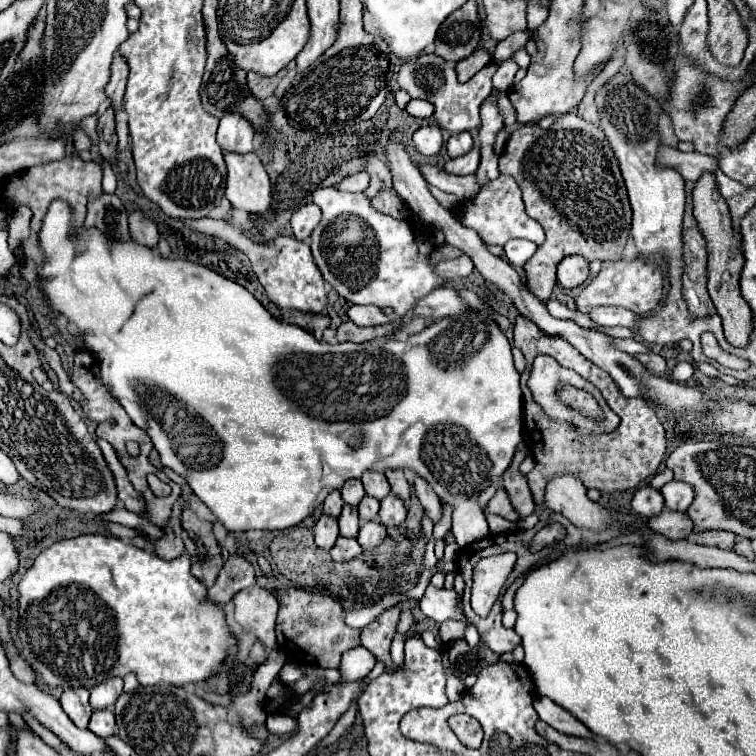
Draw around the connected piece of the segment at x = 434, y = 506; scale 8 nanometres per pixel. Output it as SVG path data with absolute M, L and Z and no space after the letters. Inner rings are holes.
M416 476L416 480L414 480L414 490L416 490L416 496L418 496L420 504L424 506L424 510L426 510L428 516L432 518L432 522L436 522L436 520L440 518L440 498L438 498L436 492L432 490L432 486L430 486L424 478Z

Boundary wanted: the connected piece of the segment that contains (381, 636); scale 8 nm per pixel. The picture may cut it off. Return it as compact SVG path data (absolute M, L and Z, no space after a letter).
M388 608L376 622L362 628L362 646L370 650L376 656L376 660L380 660L386 666L388 674L400 670L394 668L390 658L390 642L398 624L398 616L400 616L400 608Z

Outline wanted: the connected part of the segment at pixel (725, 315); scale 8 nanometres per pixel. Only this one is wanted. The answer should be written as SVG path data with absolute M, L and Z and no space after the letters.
M714 174L702 176L702 180L696 182L694 188L694 216L698 220L698 226L706 238L710 260L708 260L708 294L722 318L724 336L726 340L736 346L744 348L750 342L752 334L752 310L746 304L746 300L740 294L740 266L742 266L742 252L740 252L740 236L730 228L730 212L726 208L726 200L716 190Z

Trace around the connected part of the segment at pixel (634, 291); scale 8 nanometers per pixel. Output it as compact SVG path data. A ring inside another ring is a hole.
M640 256L634 260L604 262L598 276L576 296L576 308L578 312L588 316L590 310L596 306L622 306L632 310L638 316L646 316L660 304L662 288L664 288L664 274L660 264L656 262L650 262Z

